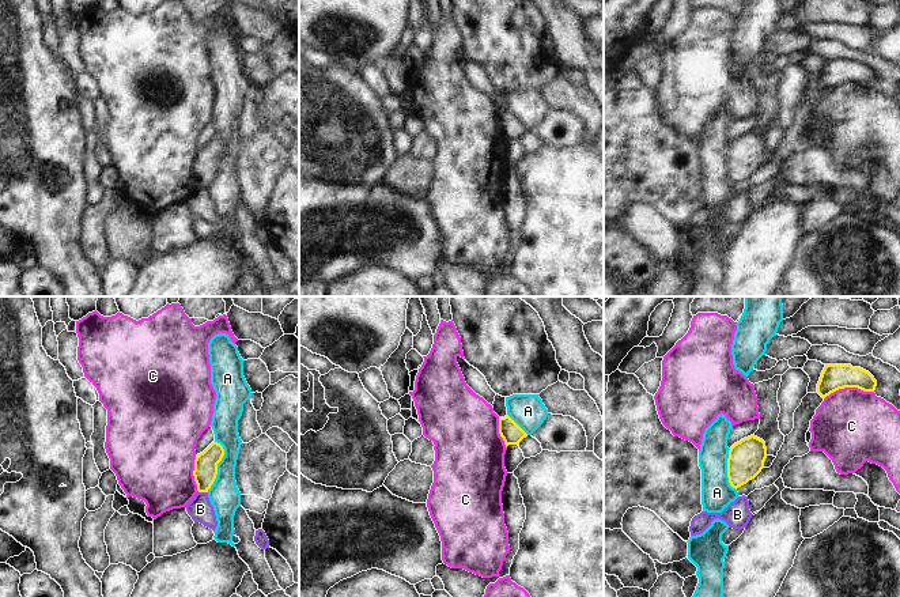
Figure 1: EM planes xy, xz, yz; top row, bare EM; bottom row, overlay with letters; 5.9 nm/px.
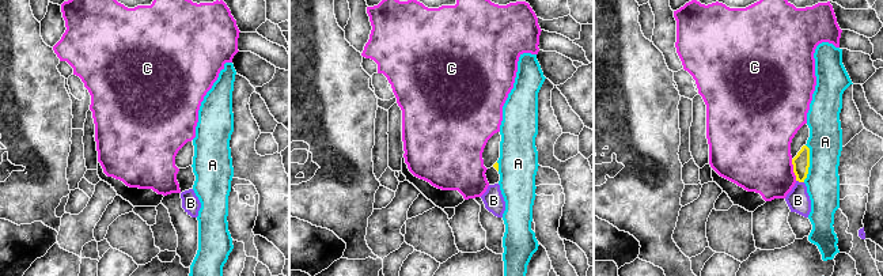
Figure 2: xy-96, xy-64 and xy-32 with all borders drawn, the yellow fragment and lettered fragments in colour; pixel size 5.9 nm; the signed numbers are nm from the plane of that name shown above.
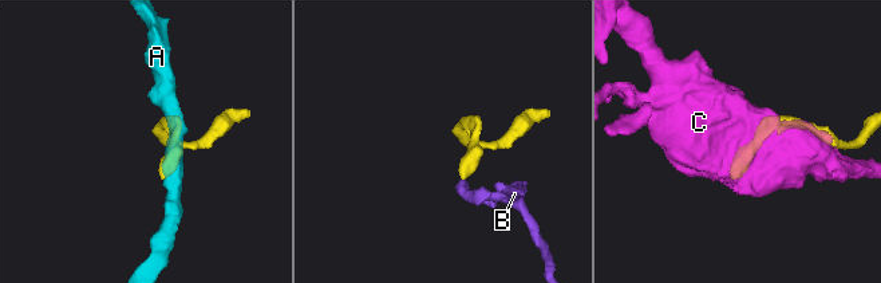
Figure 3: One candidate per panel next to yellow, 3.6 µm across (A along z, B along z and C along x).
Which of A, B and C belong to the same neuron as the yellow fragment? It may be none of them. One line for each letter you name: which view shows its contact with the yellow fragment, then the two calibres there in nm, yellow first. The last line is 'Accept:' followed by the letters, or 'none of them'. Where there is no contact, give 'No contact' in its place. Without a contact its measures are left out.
Accept: none of them

